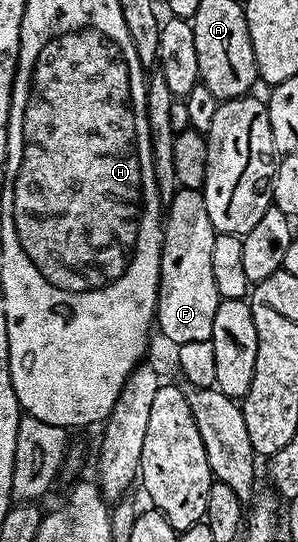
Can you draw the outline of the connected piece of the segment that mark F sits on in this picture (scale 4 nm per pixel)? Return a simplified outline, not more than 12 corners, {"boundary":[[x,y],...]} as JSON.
{"boundary":[[202,192],[164,211],[156,312],[171,345],[210,340],[220,302]]}

